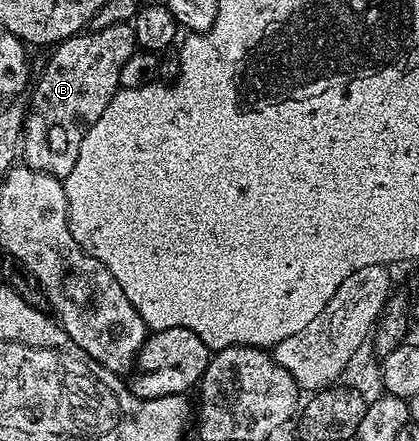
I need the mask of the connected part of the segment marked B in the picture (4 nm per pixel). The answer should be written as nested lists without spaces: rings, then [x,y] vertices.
[[[130,22],[112,24],[112,28],[87,29],[53,47],[54,55],[47,60],[38,83],[37,78],[33,83],[34,95],[28,98],[20,147],[20,158],[25,165],[53,178],[65,180],[69,176],[72,168],[76,168],[76,156],[80,156],[80,144],[88,128],[104,116],[104,108],[108,108],[112,96],[118,93],[120,68],[124,68],[124,60],[135,49]]]

